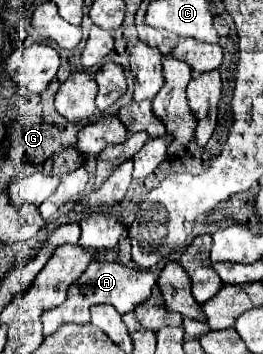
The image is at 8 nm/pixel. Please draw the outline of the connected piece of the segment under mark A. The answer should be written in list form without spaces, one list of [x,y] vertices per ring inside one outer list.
[[[95,261],[93,265],[87,267],[87,271],[77,279],[77,283],[73,283],[73,287],[69,287],[67,299],[65,303],[61,303],[55,309],[45,311],[45,315],[41,315],[41,323],[43,323],[43,335],[51,335],[61,323],[87,323],[89,321],[89,307],[97,305],[97,303],[111,303],[115,305],[115,309],[123,315],[133,311],[135,305],[143,303],[149,295],[151,289],[157,285],[161,271],[141,271],[117,261]]]

